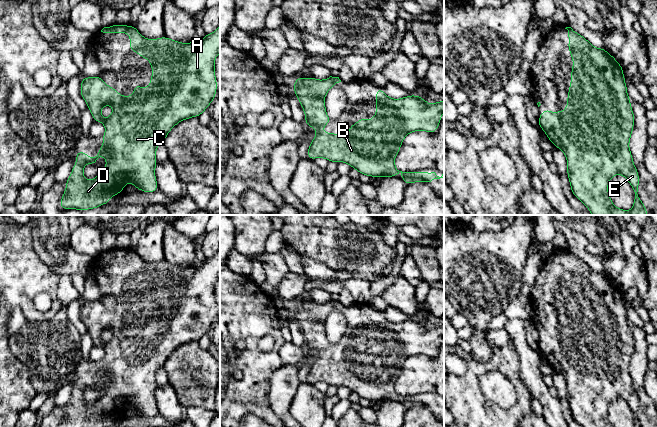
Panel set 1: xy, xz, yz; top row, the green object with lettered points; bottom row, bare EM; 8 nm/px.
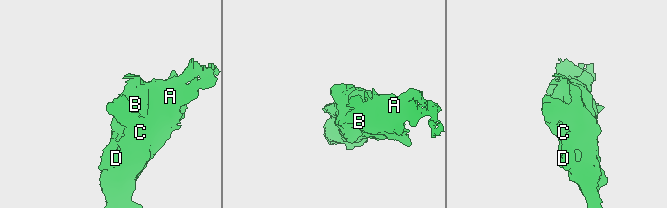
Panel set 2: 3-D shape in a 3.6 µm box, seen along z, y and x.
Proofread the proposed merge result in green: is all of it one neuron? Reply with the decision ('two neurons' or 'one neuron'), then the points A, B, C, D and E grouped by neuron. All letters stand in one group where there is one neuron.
one neuron; A B C D E

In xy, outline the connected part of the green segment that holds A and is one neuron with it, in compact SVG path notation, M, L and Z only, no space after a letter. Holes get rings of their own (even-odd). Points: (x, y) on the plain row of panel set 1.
M114 248L104 251L101 256L128 257L130 261L129 273L136 278L140 278L143 283L149 283L150 292L154 295L151 298L150 310L141 312L138 307L135 307L132 320L122 320L113 310L106 309L100 300L82 301L80 319L87 327L88 334L93 340L93 345L101 346L105 350L106 355L102 361L104 370L99 372L93 382L88 381L84 375L76 376L76 388L73 389L72 396L66 404L66 413L60 427L110 427L110 422L117 418L120 419L129 405L133 407L136 413L145 417L157 415L158 409L155 399L157 371L164 367L168 357L175 349L191 341L198 342L216 322L215 283L220 276L220 248L213 257L205 258L204 262L198 267L195 265L181 267L166 260L158 263L147 263L132 249ZM105 329L111 329L113 332L113 336L108 342L101 341L101 333ZM100 380L106 382L105 393L94 403L86 404L83 398L84 390L87 387L96 390Z

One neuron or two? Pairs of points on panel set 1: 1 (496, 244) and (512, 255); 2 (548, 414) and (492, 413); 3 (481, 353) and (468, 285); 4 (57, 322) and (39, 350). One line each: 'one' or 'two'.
1: one
2: two
3: one
4: one

